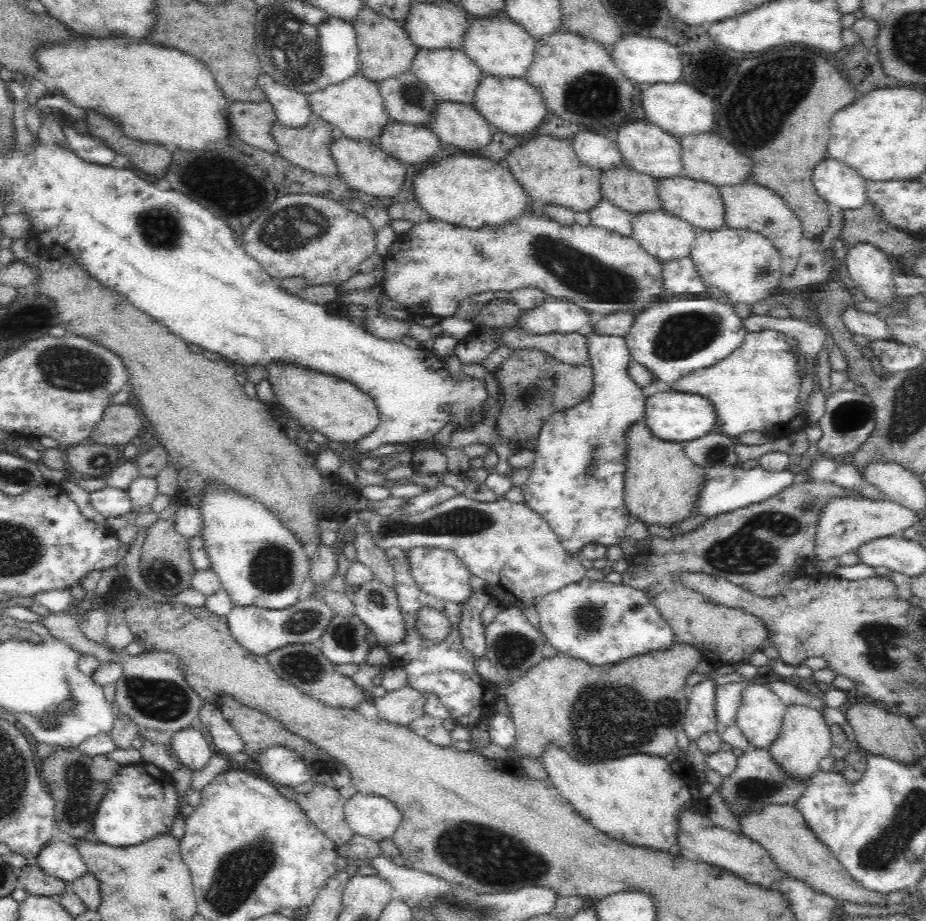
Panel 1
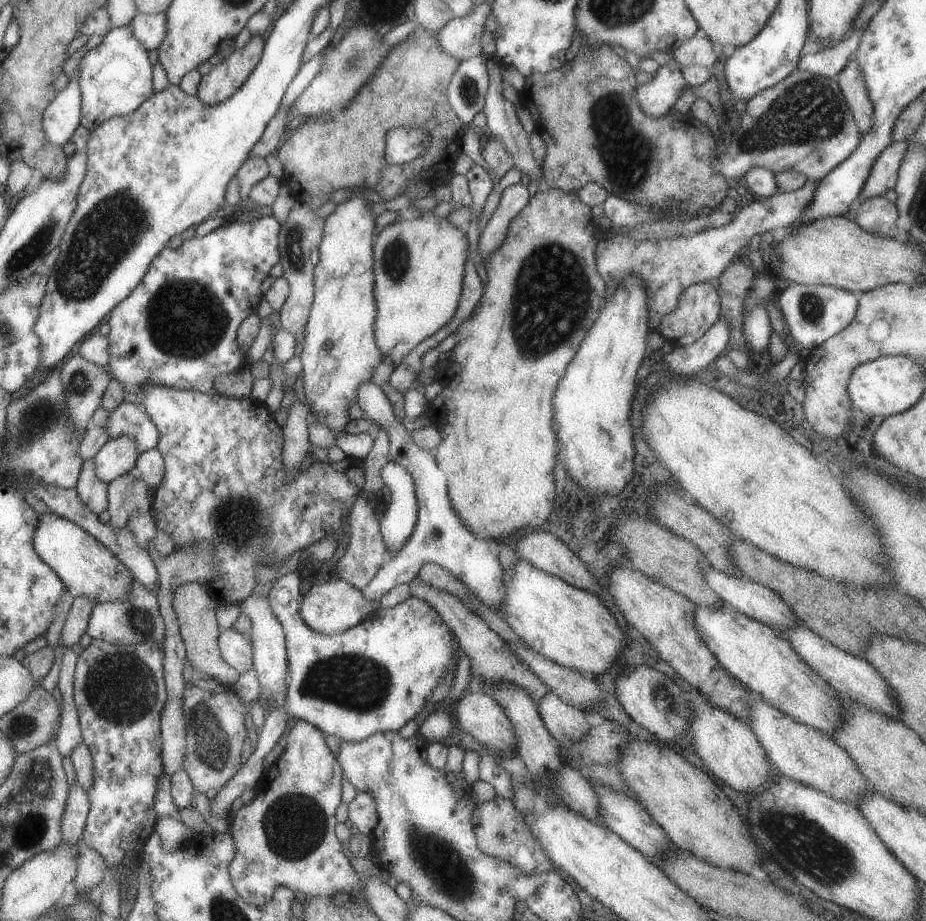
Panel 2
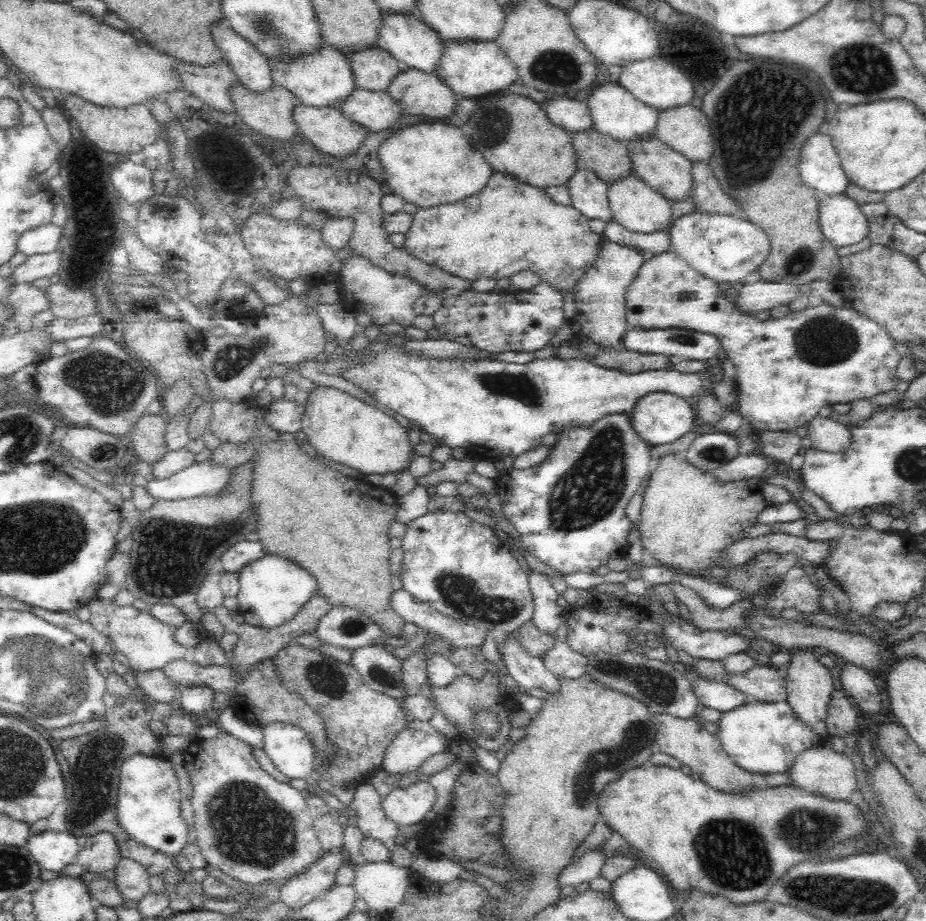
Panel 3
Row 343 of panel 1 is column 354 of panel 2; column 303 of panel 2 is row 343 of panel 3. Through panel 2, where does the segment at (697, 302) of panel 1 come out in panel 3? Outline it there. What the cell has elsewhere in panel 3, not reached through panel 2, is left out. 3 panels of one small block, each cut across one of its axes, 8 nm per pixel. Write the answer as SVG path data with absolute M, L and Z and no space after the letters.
M635 328L624 336L622 346L640 354L663 354L700 361L716 360L723 354L720 339L714 334L686 328Z

